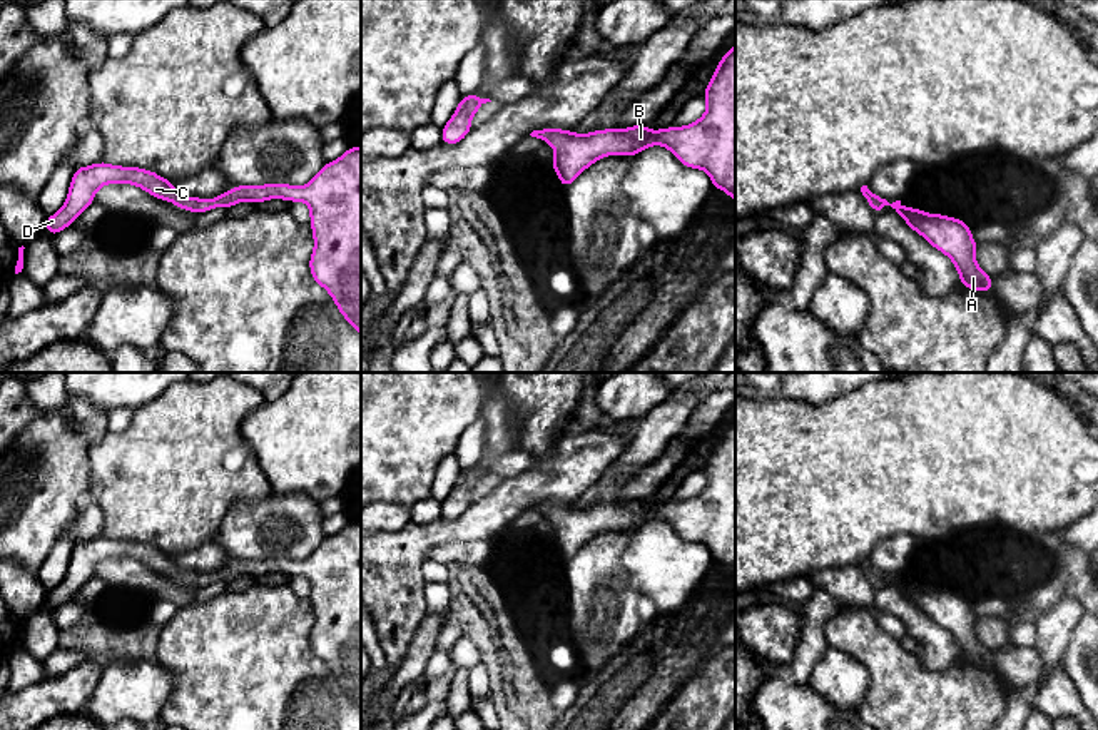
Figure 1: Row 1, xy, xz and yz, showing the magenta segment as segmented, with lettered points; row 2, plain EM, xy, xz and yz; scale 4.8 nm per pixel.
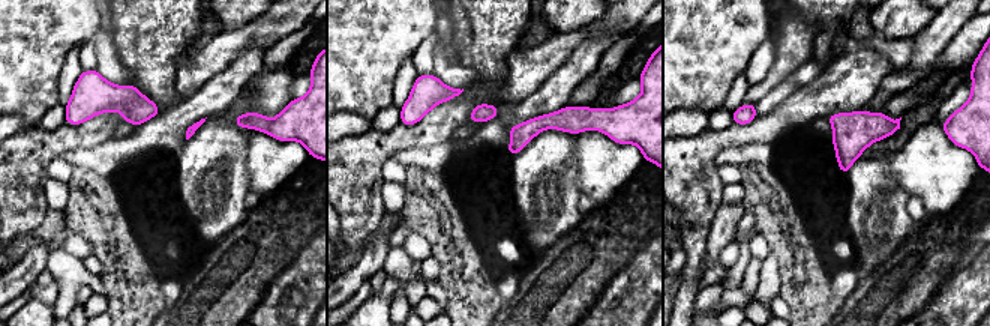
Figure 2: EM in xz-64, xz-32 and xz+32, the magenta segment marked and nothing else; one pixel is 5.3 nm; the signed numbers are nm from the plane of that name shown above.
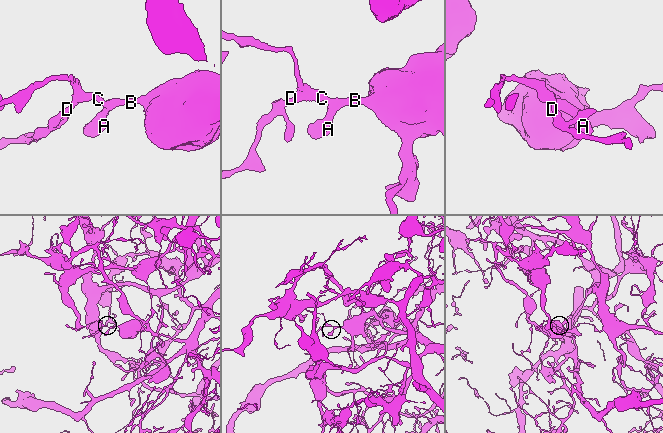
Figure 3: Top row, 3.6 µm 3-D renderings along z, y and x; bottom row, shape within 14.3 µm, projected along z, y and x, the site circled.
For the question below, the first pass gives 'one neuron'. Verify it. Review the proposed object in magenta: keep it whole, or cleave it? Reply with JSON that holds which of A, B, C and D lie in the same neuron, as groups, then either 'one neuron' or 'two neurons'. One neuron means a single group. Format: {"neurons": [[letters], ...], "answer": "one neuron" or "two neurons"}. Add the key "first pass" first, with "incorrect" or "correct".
{"first pass": "correct", "neurons": [["A", "B", "C", "D"]], "answer": "one neuron"}

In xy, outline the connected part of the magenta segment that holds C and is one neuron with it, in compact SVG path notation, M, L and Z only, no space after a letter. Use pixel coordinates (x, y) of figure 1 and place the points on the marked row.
M349 147L338 160L328 162L302 185L266 184L236 185L216 199L180 195L170 180L152 170L99 162L75 169L69 197L62 209L47 217L45 231L57 236L69 227L105 184L134 184L150 195L170 200L191 212L232 207L241 200L252 204L269 199L309 205L314 251L309 259L313 279L336 302L344 319L361 336L361 147Z

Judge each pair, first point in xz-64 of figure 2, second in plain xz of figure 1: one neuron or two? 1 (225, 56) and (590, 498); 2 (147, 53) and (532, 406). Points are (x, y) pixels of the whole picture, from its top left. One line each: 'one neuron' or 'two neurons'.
1: two neurons
2: one neuron

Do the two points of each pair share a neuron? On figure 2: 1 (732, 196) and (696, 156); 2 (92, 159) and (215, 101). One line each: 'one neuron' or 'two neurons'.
1: two neurons
2: one neuron

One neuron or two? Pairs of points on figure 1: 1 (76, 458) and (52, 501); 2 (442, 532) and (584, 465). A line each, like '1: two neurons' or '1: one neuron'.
1: one neuron
2: one neuron

